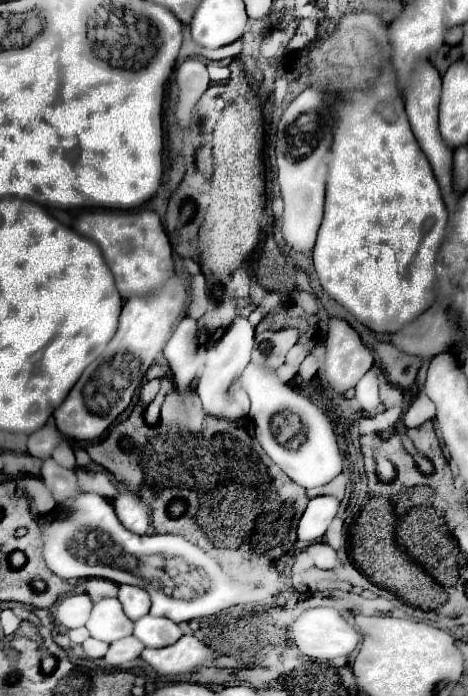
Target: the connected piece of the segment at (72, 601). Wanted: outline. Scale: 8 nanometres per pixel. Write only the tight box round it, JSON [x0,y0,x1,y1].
[52,594,94,628]

